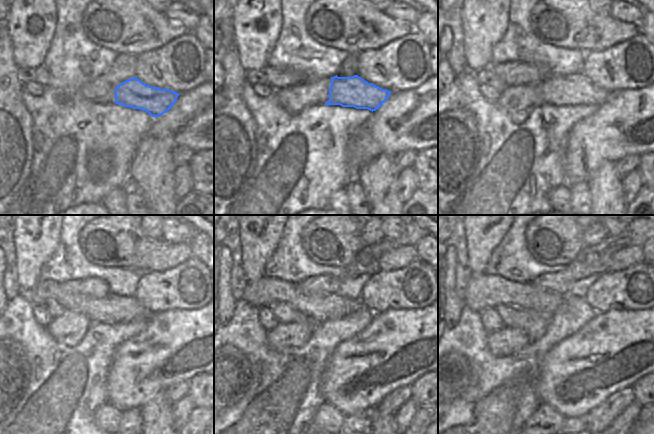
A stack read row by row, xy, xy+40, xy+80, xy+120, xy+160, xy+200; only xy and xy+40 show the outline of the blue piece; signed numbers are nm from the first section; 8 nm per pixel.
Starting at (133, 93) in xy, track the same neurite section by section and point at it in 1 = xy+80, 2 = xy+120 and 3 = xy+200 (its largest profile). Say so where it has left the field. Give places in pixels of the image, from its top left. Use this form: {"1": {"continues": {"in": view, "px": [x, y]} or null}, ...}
{"1": {"continues": {"in": "xy+80", "px": [575, 89]}}, "2": {"continues": {"in": "xy+120", "px": [110, 309]}}, "3": {"continues": {"in": "xy+200", "px": [484, 290]}}}

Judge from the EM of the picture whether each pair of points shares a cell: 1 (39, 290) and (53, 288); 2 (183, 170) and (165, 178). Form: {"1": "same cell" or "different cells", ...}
{"1": "same cell", "2": "different cells"}

